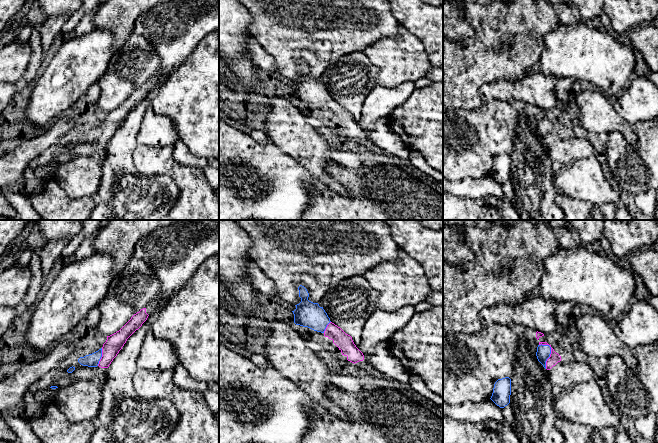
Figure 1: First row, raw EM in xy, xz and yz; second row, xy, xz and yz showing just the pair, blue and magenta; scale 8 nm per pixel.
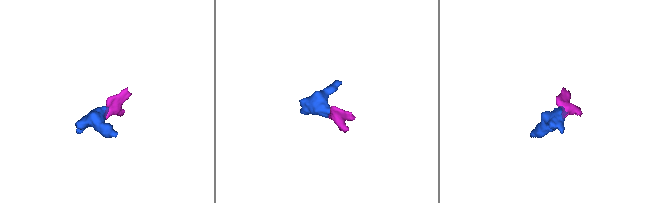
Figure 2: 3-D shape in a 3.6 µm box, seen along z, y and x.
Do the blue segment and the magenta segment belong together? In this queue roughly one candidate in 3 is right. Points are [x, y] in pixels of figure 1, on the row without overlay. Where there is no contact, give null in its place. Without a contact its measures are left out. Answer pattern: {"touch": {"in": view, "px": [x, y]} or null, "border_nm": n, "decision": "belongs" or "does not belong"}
{"touch": {"in": "yz", "px": [550, 129]}, "border_nm": 220, "decision": "belongs"}

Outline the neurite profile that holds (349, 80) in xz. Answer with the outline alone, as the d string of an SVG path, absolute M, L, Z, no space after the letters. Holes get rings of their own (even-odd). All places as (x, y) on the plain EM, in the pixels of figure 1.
M355 52L341 57L337 62L330 65L322 74L321 79L330 97L350 111L359 125L363 101L377 86L377 74L378 67L372 65L366 55L363 52Z

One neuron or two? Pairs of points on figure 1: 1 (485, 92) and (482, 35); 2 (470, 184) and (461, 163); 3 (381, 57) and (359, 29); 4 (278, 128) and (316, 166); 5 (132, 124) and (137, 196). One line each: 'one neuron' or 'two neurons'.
1: two neurons
2: two neurons
3: one neuron
4: one neuron
5: one neuron

